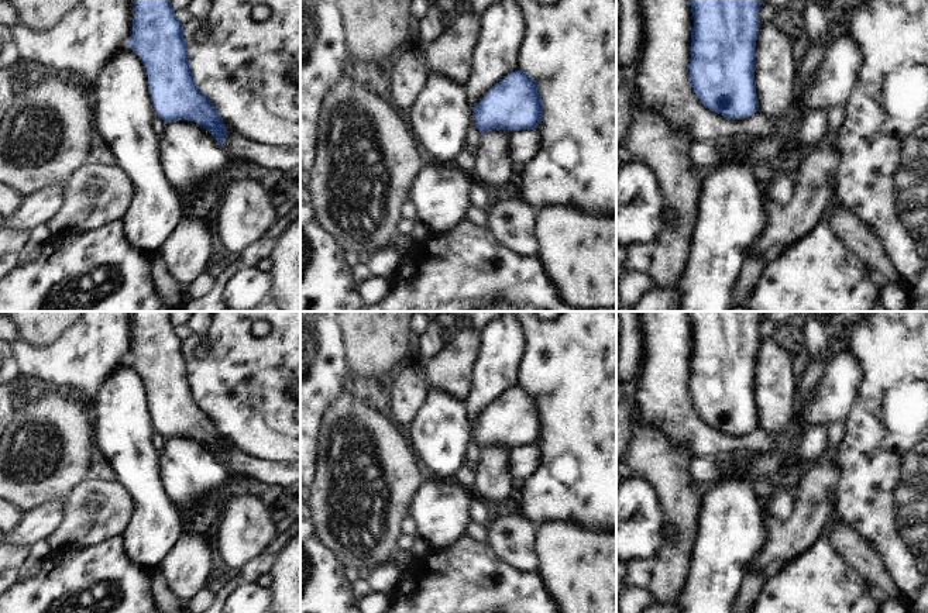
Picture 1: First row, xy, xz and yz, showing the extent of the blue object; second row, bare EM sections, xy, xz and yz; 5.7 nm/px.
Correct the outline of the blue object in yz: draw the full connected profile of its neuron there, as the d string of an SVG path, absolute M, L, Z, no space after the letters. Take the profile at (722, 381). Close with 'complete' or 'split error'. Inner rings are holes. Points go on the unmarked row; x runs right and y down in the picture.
M688 311L694 333L690 396L701 419L729 435L759 427L755 388L762 314L763 311Z; complete

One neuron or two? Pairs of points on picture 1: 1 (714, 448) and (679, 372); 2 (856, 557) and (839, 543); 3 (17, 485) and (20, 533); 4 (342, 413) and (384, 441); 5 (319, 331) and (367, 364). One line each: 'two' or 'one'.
1: one
2: one
3: two
4: one
5: two

